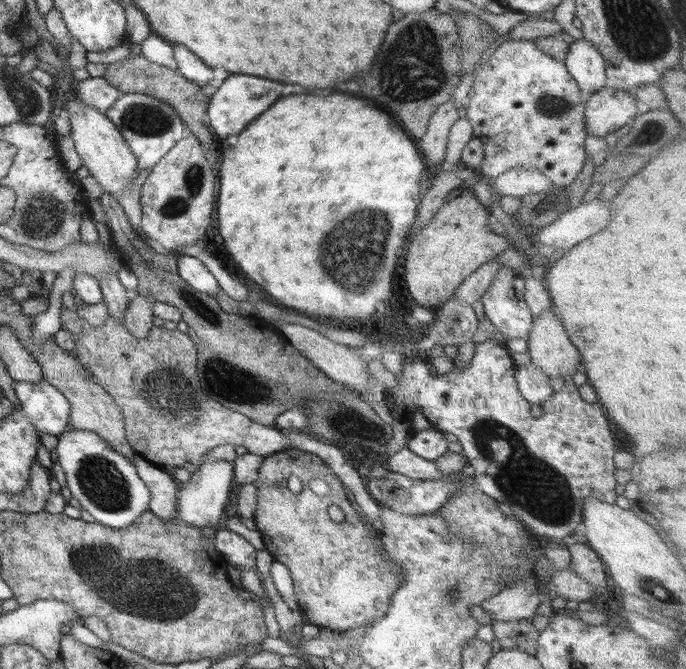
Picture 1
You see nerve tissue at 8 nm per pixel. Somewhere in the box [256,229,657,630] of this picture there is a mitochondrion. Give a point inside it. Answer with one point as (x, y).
(528, 482)

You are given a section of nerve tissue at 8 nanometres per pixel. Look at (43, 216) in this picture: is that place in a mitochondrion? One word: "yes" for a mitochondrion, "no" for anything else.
yes

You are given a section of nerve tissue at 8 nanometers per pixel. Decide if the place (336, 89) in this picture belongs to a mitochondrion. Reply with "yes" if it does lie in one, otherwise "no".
no

